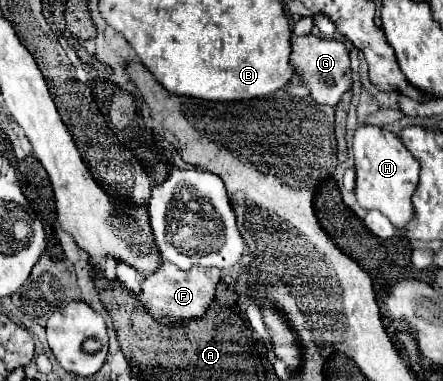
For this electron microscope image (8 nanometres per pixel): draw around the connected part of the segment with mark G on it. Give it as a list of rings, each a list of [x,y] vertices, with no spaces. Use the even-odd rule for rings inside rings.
[[[293,36],[293,54],[291,62],[297,68],[297,74],[303,76],[303,84],[311,90],[311,96],[319,104],[335,106],[345,92],[351,90],[351,60],[343,42],[323,40],[317,36]]]

